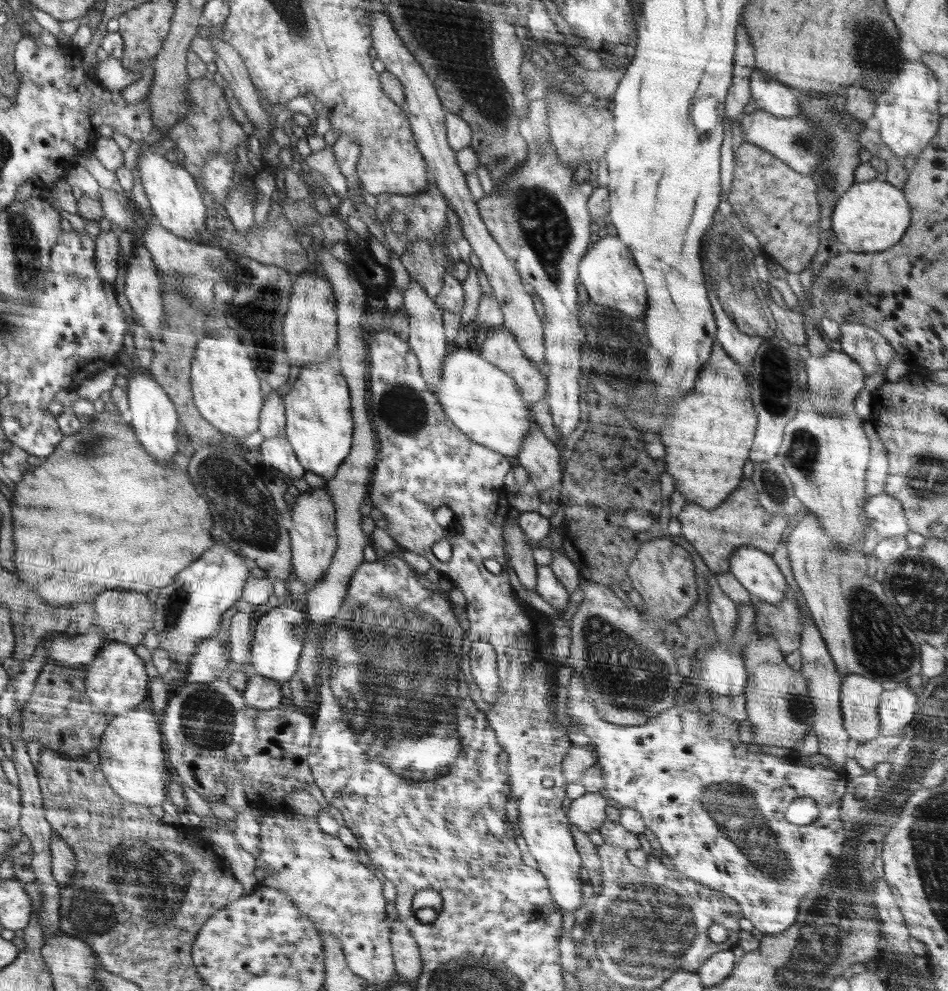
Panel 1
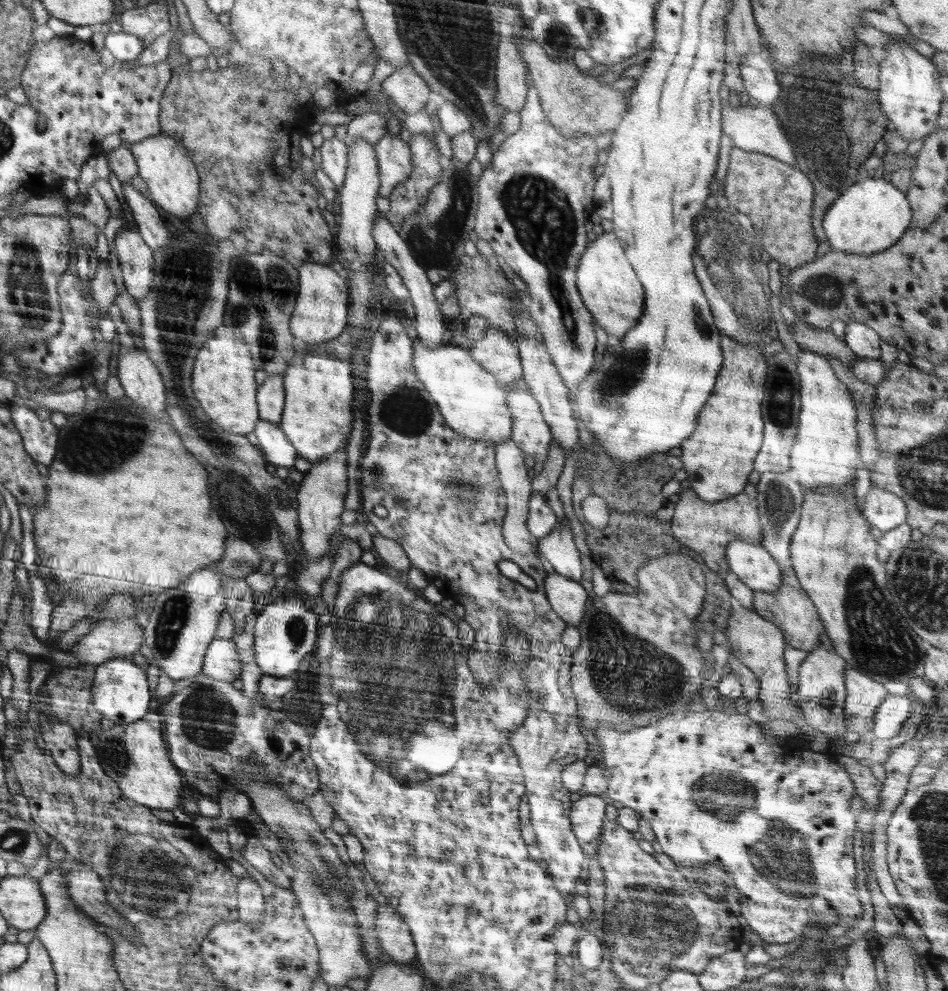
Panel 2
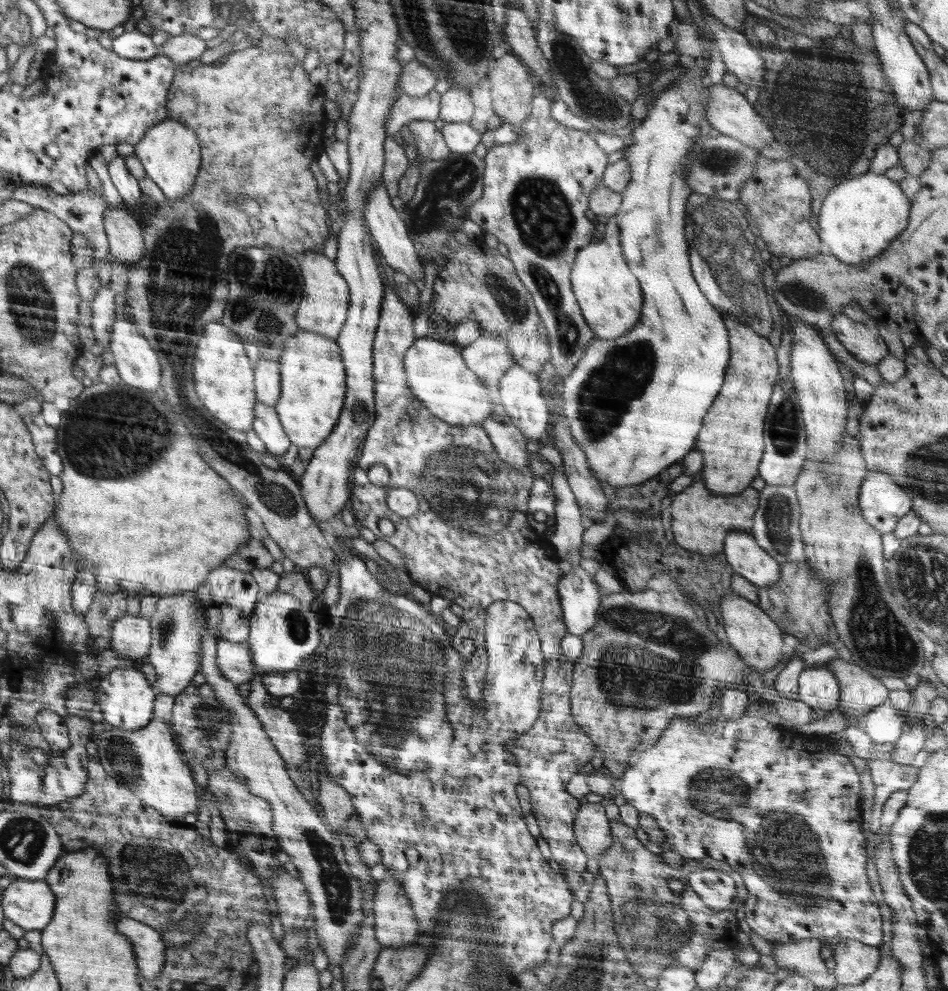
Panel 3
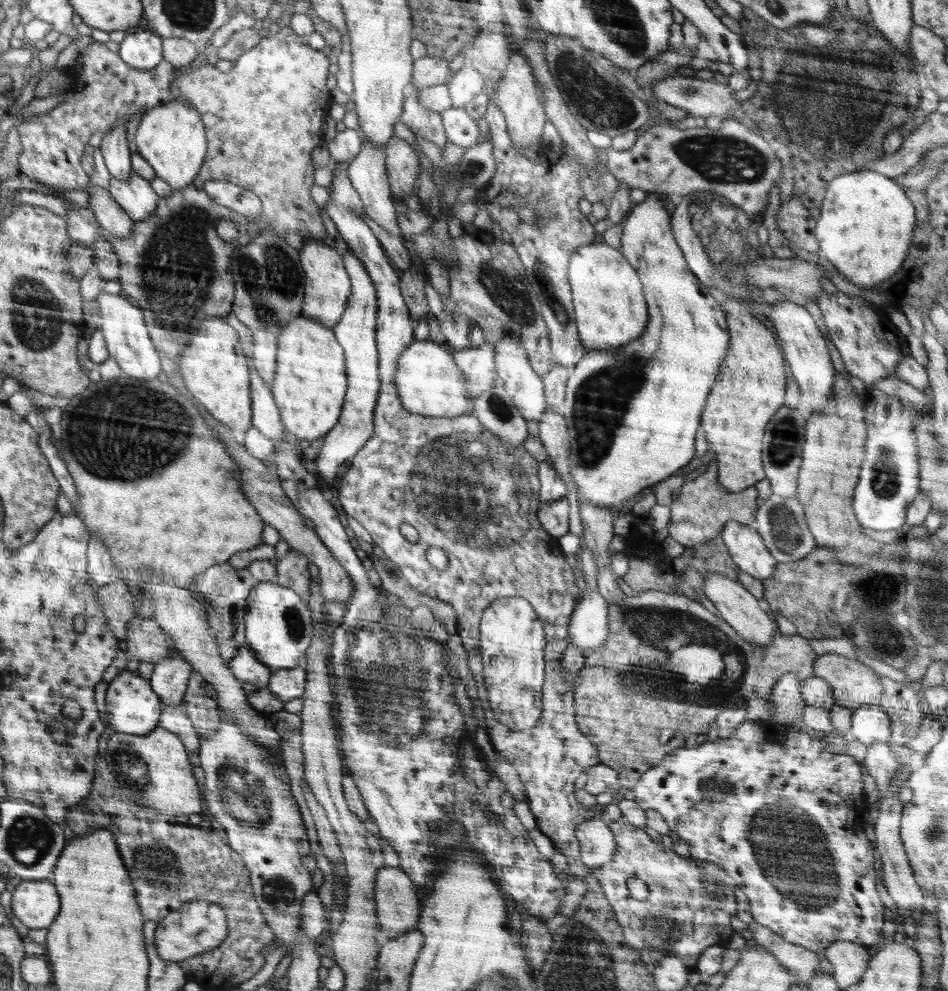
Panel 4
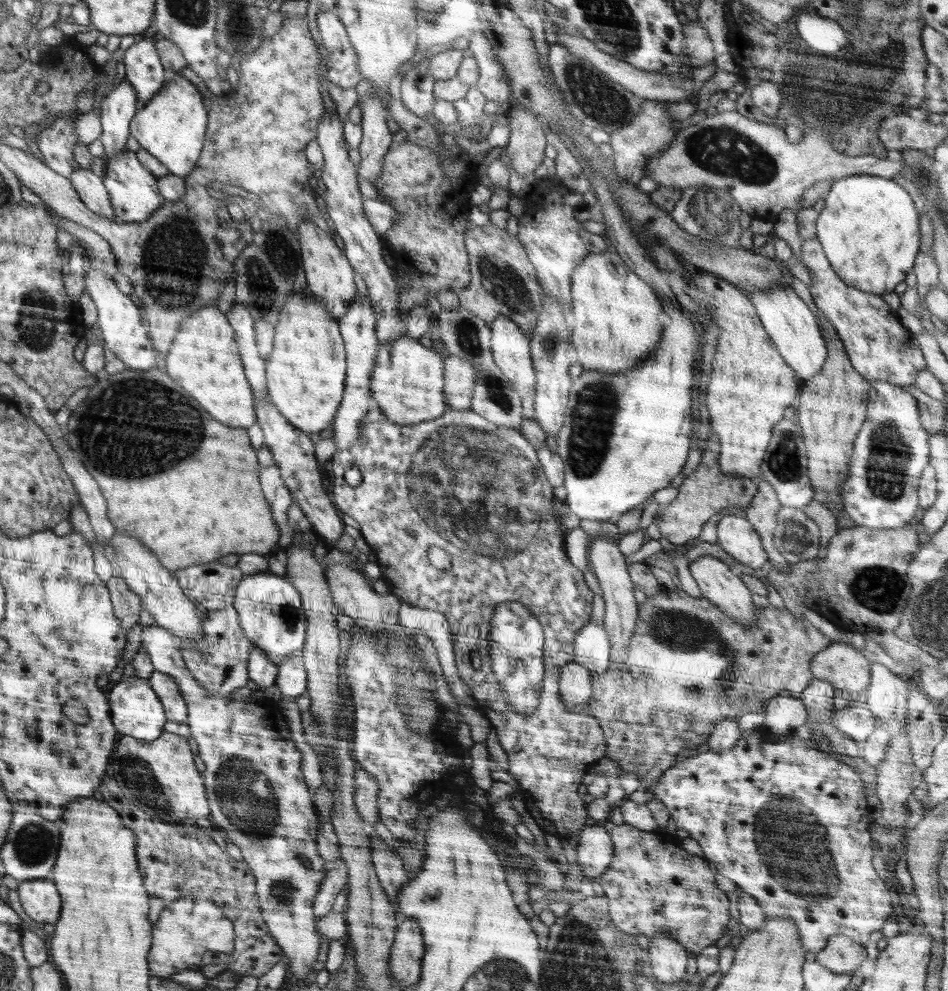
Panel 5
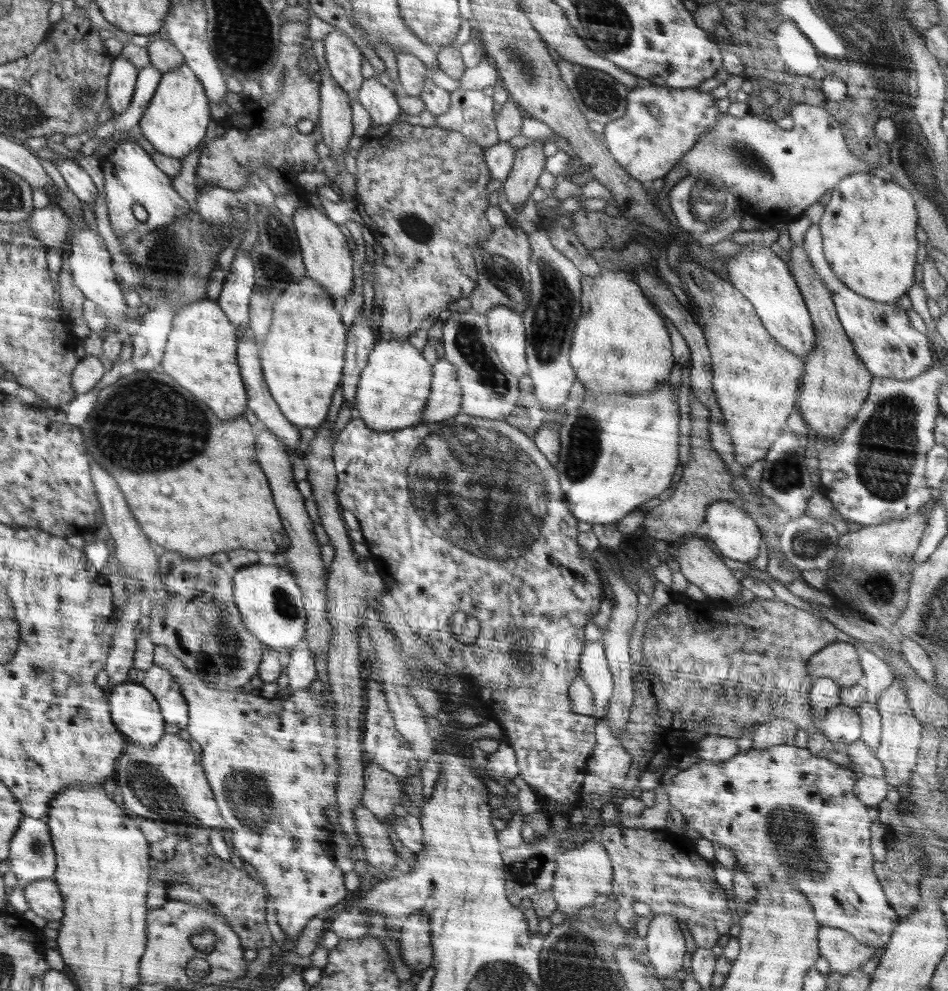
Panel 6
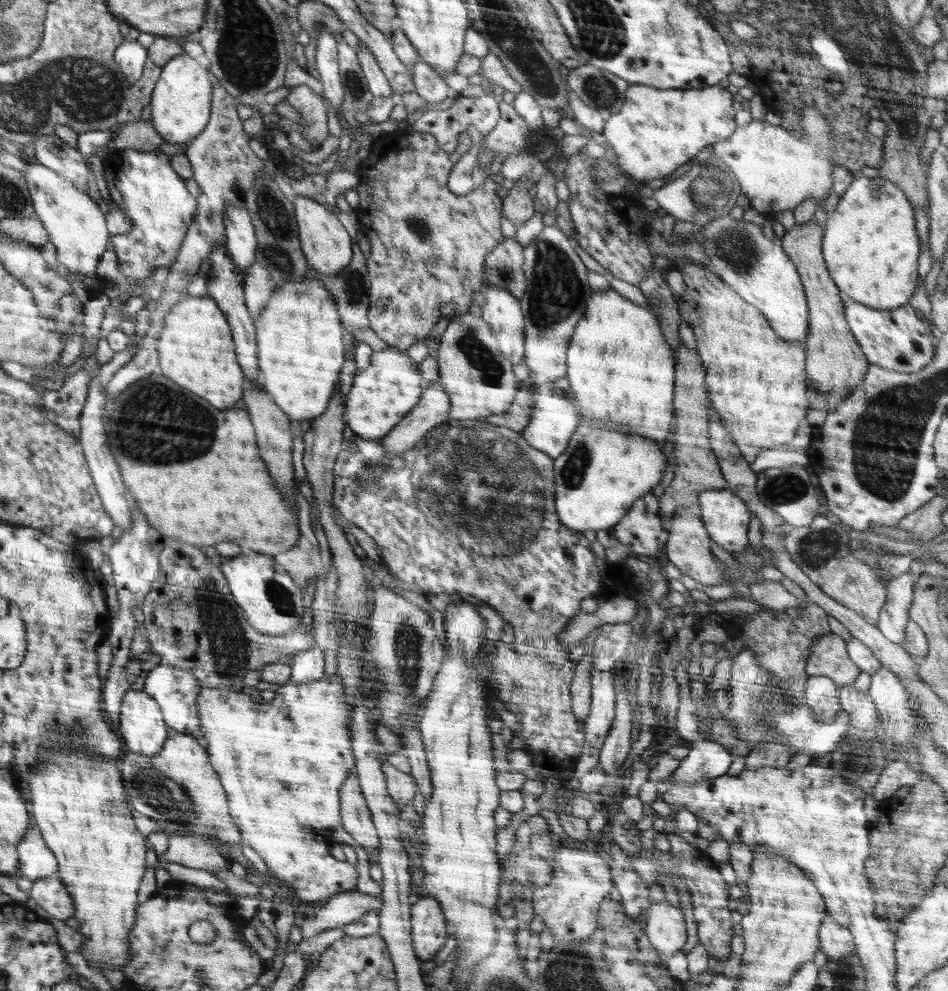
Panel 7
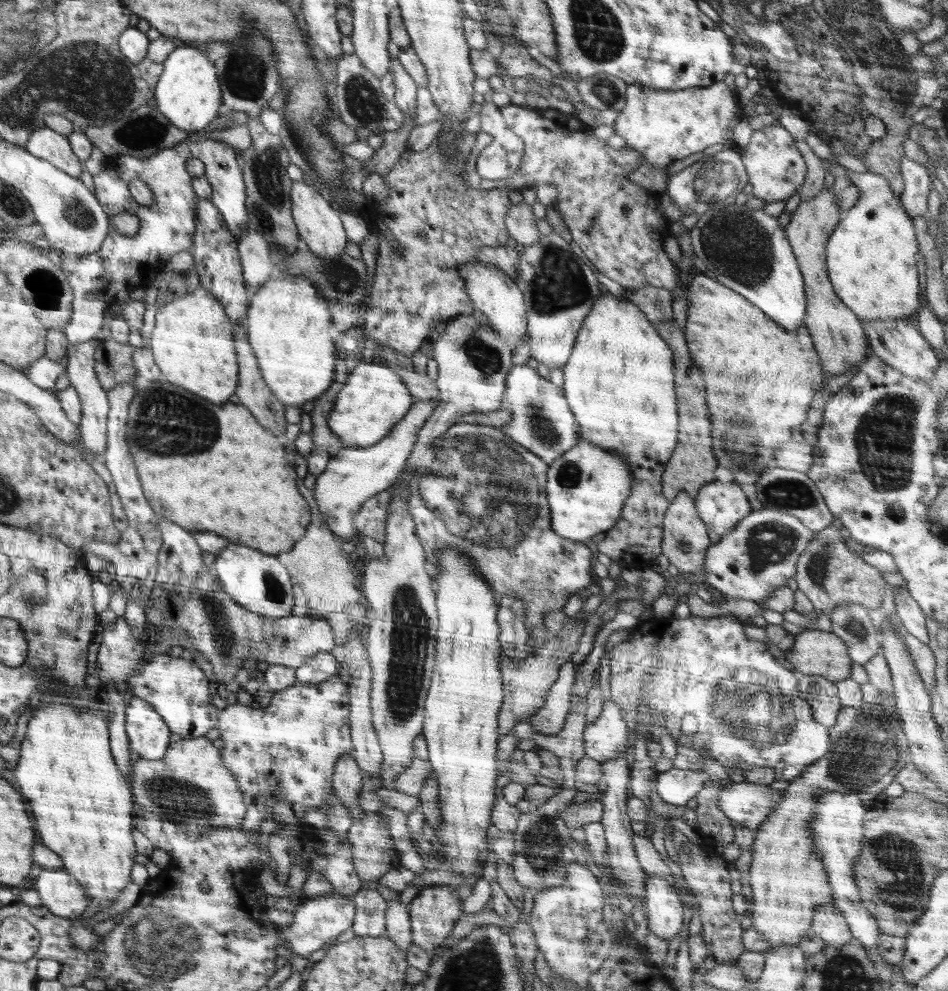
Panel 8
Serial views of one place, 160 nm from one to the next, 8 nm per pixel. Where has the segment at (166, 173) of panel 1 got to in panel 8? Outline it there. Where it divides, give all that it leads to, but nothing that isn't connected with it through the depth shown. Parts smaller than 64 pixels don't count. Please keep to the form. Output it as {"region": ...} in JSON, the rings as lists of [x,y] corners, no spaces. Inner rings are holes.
{"region":[[[188,44],[181,49],[177,48],[166,57],[162,64],[164,73],[157,83],[154,96],[157,109],[174,123],[174,126],[180,127],[184,132],[190,132],[190,135],[206,130],[219,116],[218,108],[222,106],[222,92],[216,68],[208,59],[199,45]]]}

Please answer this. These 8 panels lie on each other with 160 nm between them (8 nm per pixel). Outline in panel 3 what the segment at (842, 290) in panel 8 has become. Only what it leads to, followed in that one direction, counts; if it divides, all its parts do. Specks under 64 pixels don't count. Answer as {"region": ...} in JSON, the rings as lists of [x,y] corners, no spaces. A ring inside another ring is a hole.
{"region":[[[866,172],[834,187],[821,202],[817,235],[825,251],[846,264],[861,264],[878,256],[904,232],[911,201],[896,181],[884,174]]]}

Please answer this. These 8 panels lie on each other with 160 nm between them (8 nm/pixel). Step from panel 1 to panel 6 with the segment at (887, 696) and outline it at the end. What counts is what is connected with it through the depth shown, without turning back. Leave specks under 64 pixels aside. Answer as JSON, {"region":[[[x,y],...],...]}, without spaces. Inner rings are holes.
{"region":[[[841,705],[829,712],[824,721],[813,721],[824,731],[826,737],[836,743],[837,756],[843,755],[846,745],[861,737],[859,714],[854,707]]]}

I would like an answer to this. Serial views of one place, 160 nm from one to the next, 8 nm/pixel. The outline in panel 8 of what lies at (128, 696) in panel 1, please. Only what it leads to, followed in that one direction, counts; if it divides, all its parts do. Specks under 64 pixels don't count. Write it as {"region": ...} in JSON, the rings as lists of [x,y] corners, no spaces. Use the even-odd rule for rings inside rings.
{"region":[[[133,697],[125,710],[129,747],[146,761],[162,759],[168,752],[170,730],[166,721],[145,699]]]}

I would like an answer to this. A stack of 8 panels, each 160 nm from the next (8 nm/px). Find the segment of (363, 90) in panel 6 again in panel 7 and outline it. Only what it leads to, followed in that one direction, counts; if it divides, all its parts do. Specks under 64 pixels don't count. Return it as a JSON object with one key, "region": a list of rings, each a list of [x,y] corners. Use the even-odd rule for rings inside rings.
{"region":[[[360,43],[360,46],[356,48],[356,52],[357,52],[358,63],[362,68],[366,84],[368,84],[368,88],[370,89],[370,92],[373,94],[373,98],[379,99],[379,98],[392,97],[396,98],[395,100],[398,101],[397,97],[393,94],[392,87],[388,83],[388,80],[382,73],[382,70],[380,70],[380,66],[378,66],[376,60],[374,60],[375,56],[373,55],[373,52],[370,52],[370,50],[368,50],[368,48],[366,48],[366,46],[364,46],[364,44],[362,43]]]}

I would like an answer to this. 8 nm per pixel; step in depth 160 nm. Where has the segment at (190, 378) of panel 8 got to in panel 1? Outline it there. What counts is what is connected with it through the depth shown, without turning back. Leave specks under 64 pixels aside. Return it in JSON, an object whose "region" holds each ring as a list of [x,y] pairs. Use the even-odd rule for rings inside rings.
{"region":[[[224,330],[220,336],[206,336],[197,346],[198,356],[193,358],[190,380],[193,401],[202,418],[212,426],[225,435],[244,440],[259,430],[258,414],[261,414],[260,408],[263,408],[264,402],[260,380],[248,358],[248,352],[234,330]]]}

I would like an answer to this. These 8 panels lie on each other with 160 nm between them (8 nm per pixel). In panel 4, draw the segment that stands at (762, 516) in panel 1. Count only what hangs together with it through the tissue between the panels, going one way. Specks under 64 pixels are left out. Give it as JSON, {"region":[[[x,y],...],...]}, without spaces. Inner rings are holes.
{"region":[[[711,458],[707,467],[695,473],[683,484],[682,492],[673,500],[671,518],[667,525],[670,538],[686,547],[700,546],[719,535],[728,522],[753,526],[758,507],[758,492],[750,486],[742,492],[730,492],[718,482],[717,458]]]}

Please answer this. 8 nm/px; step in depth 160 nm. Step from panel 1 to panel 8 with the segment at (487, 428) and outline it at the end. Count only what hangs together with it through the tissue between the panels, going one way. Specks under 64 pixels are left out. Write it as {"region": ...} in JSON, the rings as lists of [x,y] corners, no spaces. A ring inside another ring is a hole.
{"region":[[[374,360],[361,362],[348,375],[338,393],[334,408],[329,412],[327,425],[344,446],[367,448],[380,442],[392,427],[406,416],[415,401],[400,375],[387,363]]]}

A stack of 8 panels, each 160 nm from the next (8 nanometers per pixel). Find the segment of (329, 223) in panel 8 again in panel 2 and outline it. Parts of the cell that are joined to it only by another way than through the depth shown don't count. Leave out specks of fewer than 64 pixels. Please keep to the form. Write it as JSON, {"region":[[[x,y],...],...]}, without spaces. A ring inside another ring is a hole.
{"region":[[[306,263],[301,270],[301,293],[298,295],[297,309],[294,310],[290,326],[294,338],[303,344],[324,344],[340,336],[346,326],[349,310],[349,290],[345,281],[329,264]]]}

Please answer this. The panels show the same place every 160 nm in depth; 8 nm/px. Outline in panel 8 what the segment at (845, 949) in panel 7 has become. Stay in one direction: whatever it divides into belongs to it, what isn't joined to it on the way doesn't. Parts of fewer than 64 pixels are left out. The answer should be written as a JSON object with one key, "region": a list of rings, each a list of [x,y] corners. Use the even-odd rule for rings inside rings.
{"region":[[[831,902],[817,906],[813,914],[811,929],[830,946],[846,944],[853,934],[842,912]]]}

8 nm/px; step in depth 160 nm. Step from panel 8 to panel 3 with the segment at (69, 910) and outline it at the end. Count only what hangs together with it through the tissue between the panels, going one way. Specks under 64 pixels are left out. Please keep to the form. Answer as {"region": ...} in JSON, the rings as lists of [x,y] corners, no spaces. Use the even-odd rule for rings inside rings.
{"region":[[[13,878],[1,896],[6,918],[25,931],[41,931],[56,912],[55,897],[45,879]]]}

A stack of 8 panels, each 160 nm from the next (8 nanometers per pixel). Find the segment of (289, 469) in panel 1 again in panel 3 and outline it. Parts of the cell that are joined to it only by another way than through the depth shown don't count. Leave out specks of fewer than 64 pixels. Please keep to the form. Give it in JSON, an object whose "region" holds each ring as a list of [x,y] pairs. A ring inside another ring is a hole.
{"region":[[[257,402],[253,429],[265,444],[266,451],[275,454],[280,459],[291,445],[290,439],[286,436],[281,425],[278,413],[275,411],[275,407]]]}

